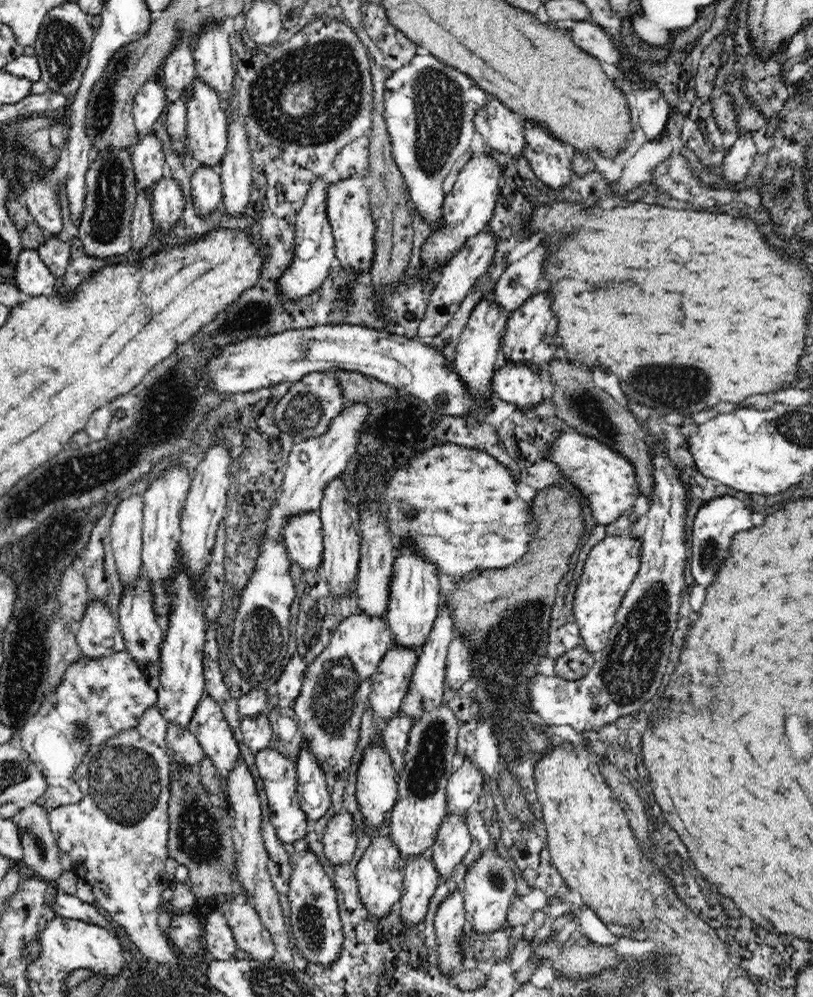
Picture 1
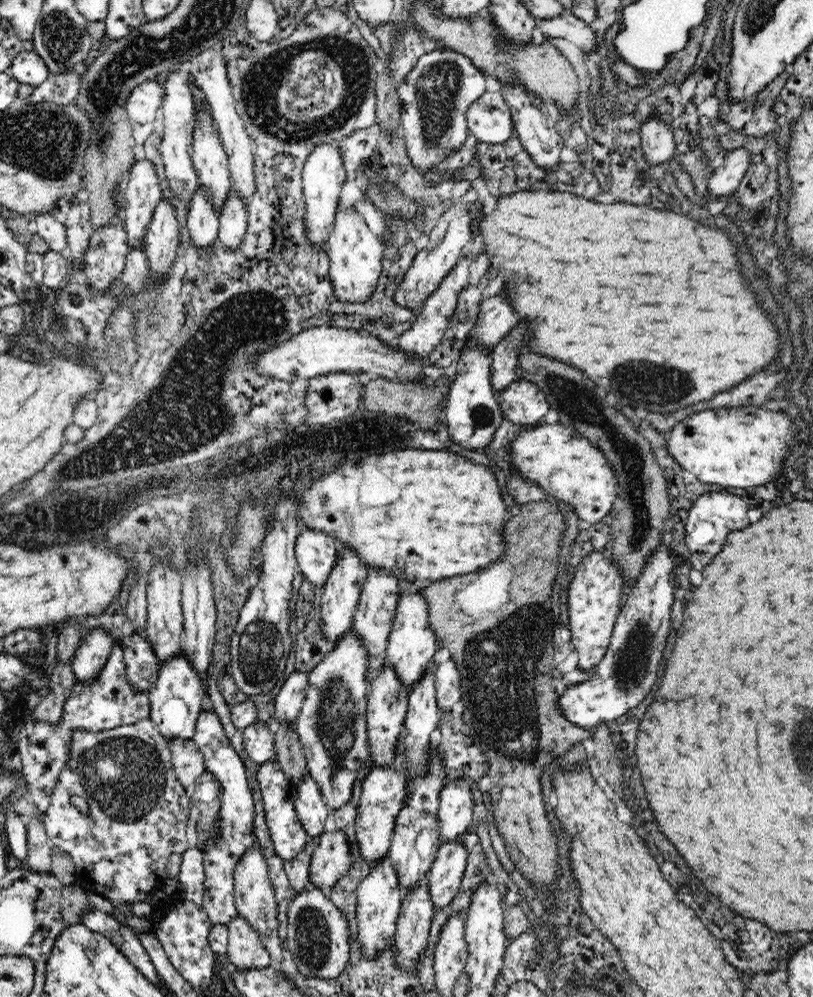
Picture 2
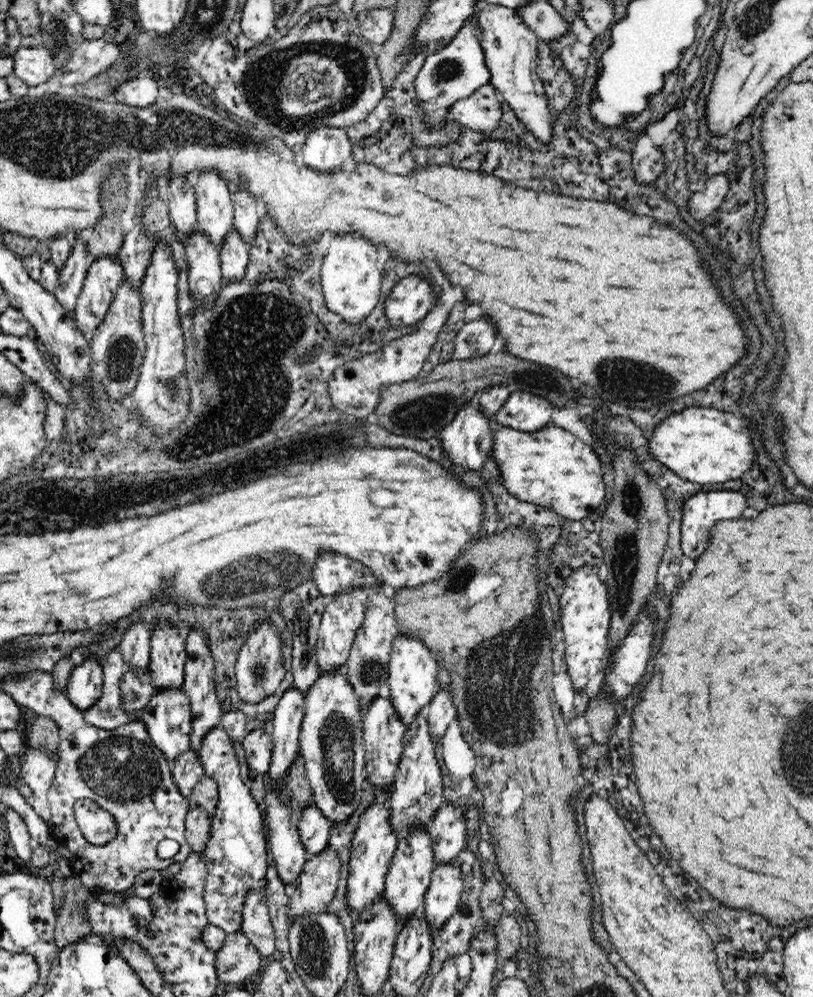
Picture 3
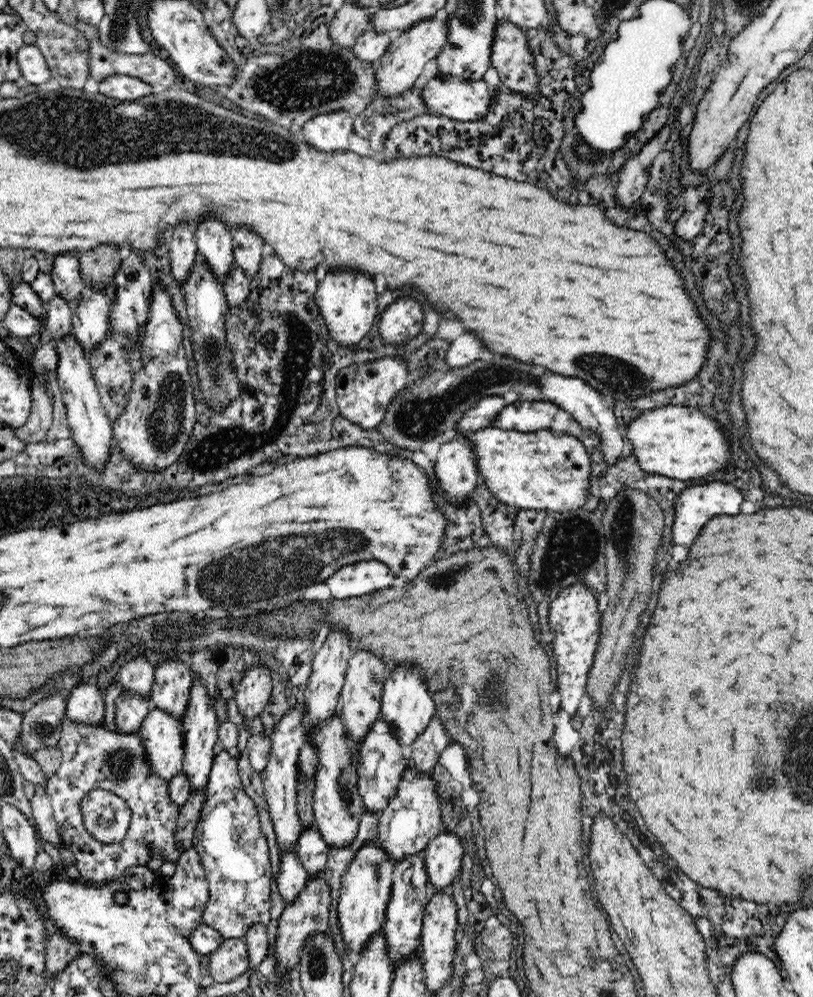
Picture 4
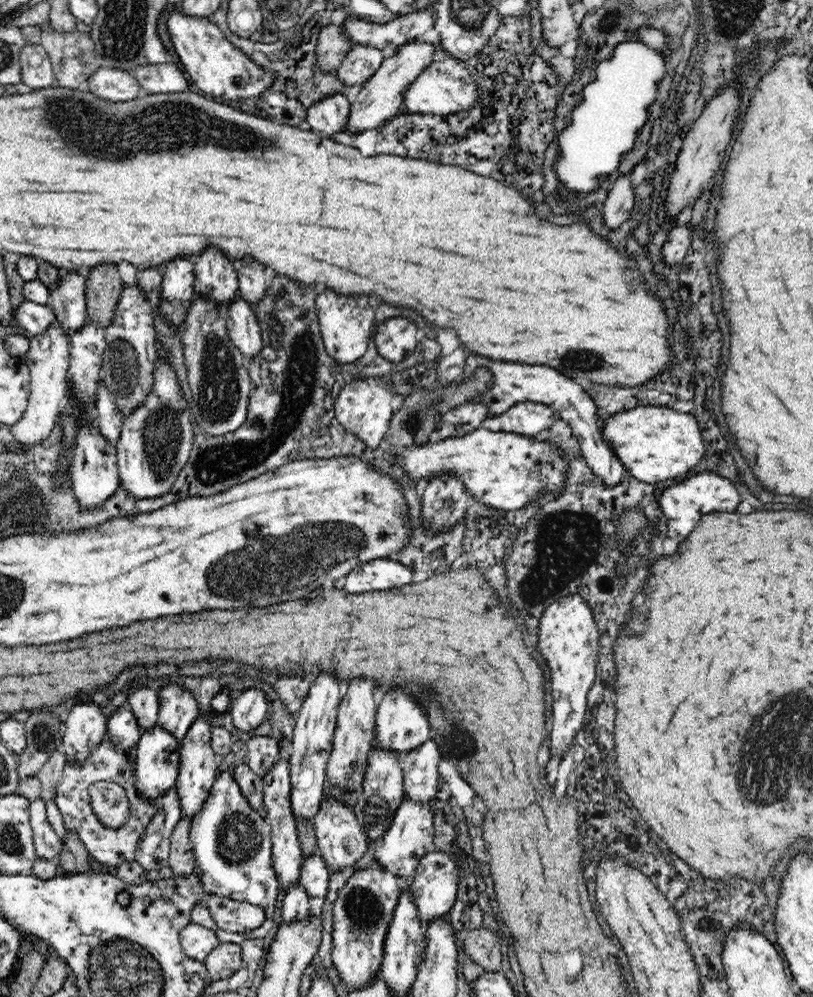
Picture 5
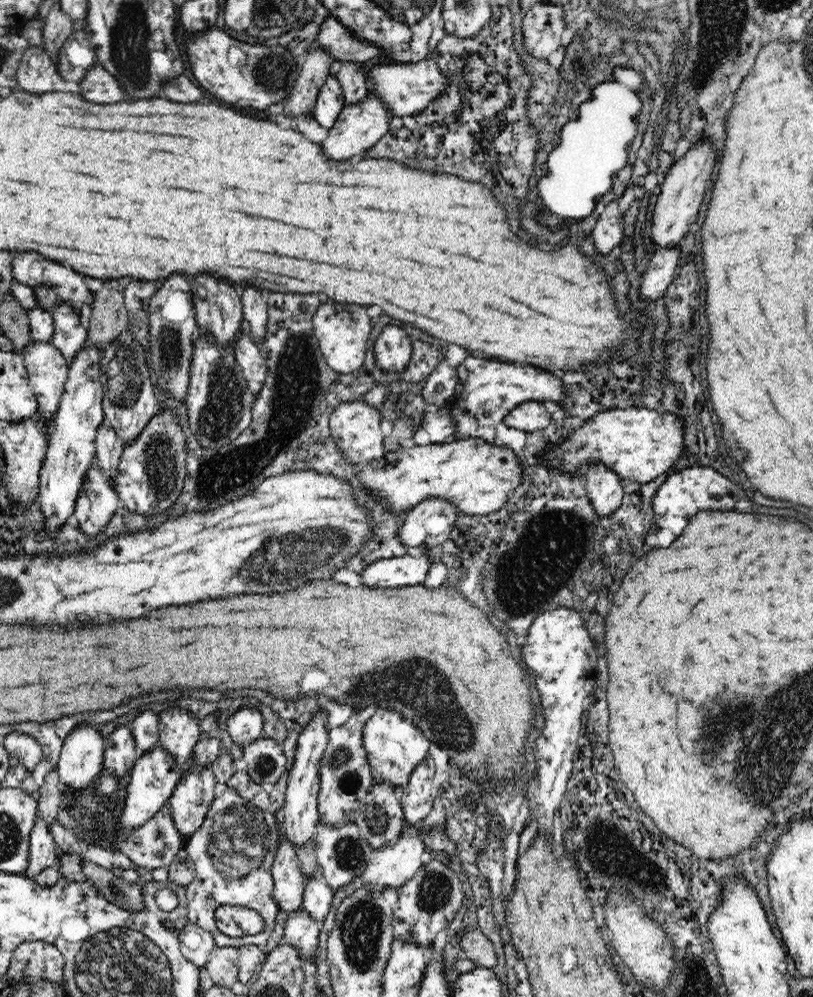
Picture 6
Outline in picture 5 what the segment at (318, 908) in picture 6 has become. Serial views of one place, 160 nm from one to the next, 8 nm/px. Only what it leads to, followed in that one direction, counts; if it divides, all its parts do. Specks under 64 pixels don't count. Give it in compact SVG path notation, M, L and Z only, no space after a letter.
M320 854L303 857L299 883L304 885L308 898L322 898L325 900L331 873L326 861L322 859Z

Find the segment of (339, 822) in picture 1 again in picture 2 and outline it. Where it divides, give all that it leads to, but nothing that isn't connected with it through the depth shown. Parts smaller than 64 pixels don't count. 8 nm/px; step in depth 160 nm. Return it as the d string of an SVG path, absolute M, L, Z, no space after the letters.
M342 829L321 832L309 865L308 876L312 886L320 887L324 891L331 889L350 870L351 835Z

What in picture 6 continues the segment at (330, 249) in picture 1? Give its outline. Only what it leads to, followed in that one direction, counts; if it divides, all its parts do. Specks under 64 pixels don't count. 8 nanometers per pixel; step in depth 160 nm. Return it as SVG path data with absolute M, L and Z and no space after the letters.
M334 71L328 74L326 82L322 84L312 110L312 118L324 128L332 128L345 108L344 91L340 81L335 77Z

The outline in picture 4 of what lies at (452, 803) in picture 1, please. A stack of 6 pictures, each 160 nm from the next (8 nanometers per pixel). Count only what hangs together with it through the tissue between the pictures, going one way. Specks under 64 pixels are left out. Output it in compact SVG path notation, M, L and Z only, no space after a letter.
M448 830L432 838L422 851L424 867L428 873L430 892L444 891L460 875L464 848L460 839Z

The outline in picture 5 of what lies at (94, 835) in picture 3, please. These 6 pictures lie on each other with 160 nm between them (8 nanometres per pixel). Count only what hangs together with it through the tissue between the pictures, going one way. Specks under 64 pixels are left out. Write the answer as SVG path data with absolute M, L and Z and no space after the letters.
M96 781L89 786L91 807L106 827L120 829L130 818L130 803L126 791L114 782Z

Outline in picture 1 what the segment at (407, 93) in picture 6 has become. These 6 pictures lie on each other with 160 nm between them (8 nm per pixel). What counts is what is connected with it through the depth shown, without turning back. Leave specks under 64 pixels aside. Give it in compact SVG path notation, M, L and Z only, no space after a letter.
M494 98L474 116L474 124L487 149L514 156L524 151L524 120Z

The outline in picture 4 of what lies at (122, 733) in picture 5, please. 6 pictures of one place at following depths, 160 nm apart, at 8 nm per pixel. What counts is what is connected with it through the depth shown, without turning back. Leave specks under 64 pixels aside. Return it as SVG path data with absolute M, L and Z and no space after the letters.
M124 690L115 702L114 722L120 734L136 734L139 732L142 721L151 711L151 699L146 699L134 691Z

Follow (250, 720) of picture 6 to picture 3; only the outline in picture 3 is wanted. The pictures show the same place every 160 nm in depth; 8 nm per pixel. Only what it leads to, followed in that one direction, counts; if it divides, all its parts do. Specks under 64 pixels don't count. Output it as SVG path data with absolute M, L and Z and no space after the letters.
M268 620L256 621L246 642L240 647L235 663L237 691L244 702L258 703L278 690L278 686L286 674L284 660L282 659L284 644L285 640L280 636L276 624L272 624Z

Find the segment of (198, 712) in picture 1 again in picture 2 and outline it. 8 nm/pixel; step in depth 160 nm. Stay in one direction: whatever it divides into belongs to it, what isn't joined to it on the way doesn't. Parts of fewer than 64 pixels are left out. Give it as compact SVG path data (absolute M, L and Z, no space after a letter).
M201 711L197 718L194 742L204 755L206 771L210 771L221 786L222 798L219 810L219 831L213 839L213 846L203 852L205 868L205 892L203 908L213 925L228 926L231 918L239 914L235 910L234 871L241 856L252 847L259 846L254 834L254 801L245 766L236 749L230 744L221 718L213 711Z

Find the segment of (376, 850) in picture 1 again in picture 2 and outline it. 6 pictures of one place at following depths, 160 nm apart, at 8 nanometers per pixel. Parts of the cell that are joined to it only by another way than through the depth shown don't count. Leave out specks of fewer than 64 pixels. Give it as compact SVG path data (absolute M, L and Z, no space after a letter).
M386 856L378 859L366 873L357 886L356 921L362 952L366 958L372 958L386 948L386 942L390 946L394 941L403 898L400 894L400 879Z

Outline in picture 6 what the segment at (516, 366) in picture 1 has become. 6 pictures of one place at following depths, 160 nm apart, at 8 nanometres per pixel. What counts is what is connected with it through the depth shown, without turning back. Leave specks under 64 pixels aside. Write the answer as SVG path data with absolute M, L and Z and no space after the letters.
M528 401L513 408L504 418L503 423L508 428L517 428L524 432L536 432L546 428L552 422L551 414L544 403Z

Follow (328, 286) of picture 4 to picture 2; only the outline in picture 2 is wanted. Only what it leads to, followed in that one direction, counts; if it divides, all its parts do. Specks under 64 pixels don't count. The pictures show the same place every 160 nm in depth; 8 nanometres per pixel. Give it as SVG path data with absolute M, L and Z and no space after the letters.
M350 206L337 210L328 242L328 275L334 287L334 295L344 302L361 303L367 301L376 288L383 263L386 259L383 241L378 239L364 221L364 217Z

